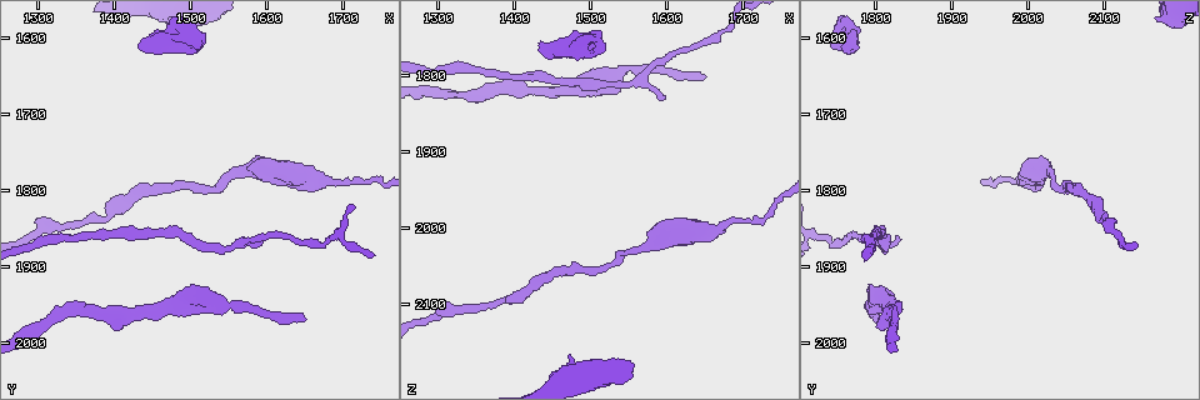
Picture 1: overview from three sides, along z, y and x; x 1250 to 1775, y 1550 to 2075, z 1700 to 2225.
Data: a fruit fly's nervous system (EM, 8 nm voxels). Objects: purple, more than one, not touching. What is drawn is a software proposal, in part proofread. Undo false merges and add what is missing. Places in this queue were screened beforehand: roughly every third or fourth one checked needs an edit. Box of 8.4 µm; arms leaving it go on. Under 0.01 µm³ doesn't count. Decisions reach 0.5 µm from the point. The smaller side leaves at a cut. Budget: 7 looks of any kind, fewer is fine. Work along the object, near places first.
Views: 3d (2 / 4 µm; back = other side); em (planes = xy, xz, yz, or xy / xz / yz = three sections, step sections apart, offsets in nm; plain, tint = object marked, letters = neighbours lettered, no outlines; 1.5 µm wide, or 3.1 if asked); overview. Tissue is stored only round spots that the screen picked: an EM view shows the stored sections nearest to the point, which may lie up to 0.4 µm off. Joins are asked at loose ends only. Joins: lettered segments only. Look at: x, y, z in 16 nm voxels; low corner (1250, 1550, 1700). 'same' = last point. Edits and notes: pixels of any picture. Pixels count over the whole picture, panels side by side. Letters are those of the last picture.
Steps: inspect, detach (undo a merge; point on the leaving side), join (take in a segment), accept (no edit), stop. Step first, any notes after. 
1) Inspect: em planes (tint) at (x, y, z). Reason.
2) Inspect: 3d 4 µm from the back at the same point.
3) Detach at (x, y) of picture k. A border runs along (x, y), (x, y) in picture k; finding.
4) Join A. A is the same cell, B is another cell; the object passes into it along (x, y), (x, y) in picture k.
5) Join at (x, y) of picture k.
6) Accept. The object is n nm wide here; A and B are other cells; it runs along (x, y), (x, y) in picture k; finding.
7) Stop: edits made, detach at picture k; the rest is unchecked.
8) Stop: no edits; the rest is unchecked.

Inspect: em planes (tint) at (1555, 1955, 1795). Thin neck.

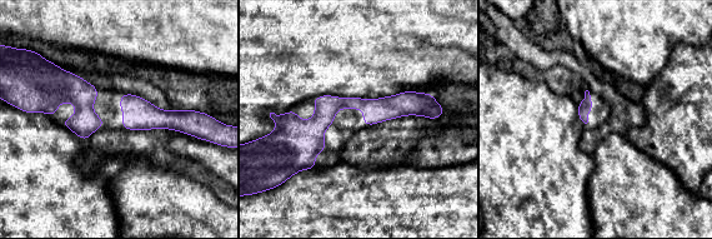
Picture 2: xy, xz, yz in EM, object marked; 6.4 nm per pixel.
Inspect: em planes (letters) at the same point.

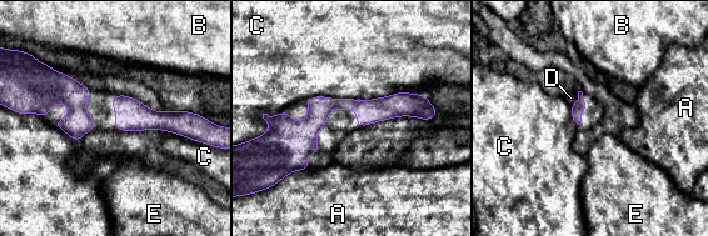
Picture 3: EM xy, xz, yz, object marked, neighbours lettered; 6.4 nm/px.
Accept. The object is 80 nm wide here; A, B, C, D and E are other cells; a border runs along (409, 93), (304, 103) in picture 3; one cell here.

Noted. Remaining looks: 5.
Inspect: 3d 4 µm at (1595, 1865, 1830). Free end.

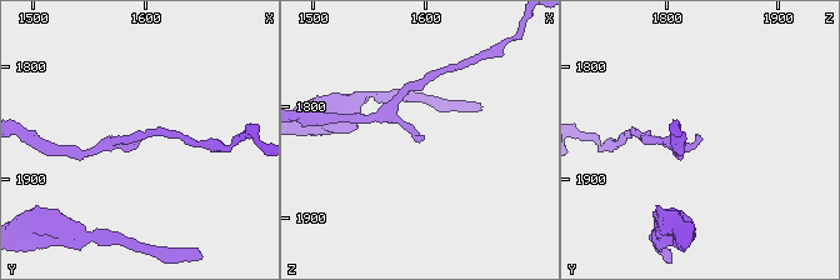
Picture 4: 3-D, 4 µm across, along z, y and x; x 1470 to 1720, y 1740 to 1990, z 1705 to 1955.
Inspect: em planes (plain) at (1596, 1860, 1830). Need the tissue.

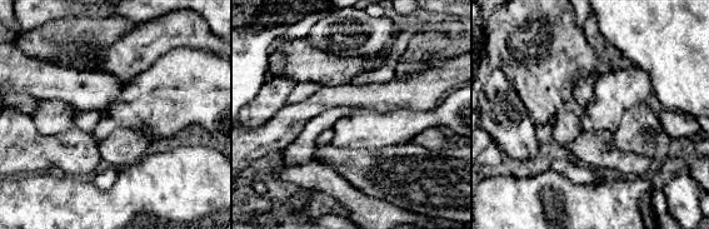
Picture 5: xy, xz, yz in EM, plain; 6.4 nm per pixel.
Inspect: em planes (letters) at the same point.

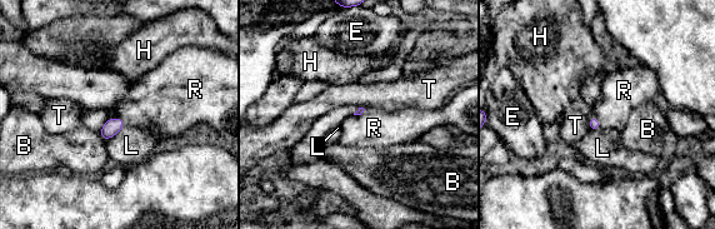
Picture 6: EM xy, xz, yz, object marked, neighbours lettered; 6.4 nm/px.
Join R. The longest contact is with L, 170 nm; R is the same cell, B, E, H, L and T are other cells; the object passes into it along (111, 127), (120, 118), (154, 100) in picture 6; it goes on there.

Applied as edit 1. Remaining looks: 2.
Stop: edits made, join at picture 6; the rest is unchecked.

